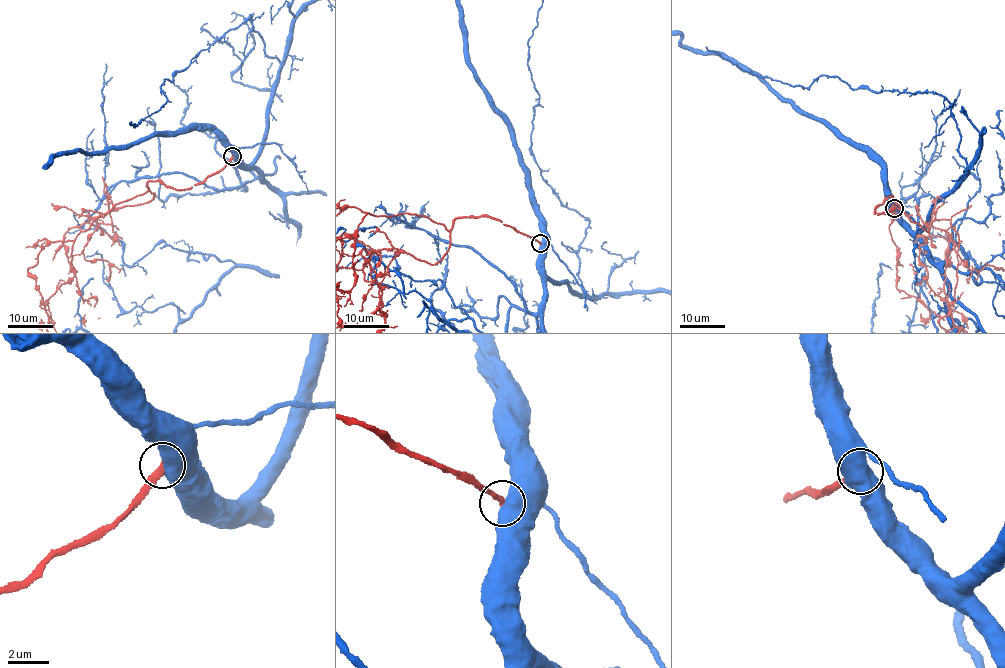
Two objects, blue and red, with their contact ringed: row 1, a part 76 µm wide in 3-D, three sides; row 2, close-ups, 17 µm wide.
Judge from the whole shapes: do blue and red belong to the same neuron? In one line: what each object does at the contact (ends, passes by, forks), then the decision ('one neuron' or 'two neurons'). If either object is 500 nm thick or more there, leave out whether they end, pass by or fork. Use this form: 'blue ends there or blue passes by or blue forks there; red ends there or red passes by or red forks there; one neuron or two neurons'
two neurons

